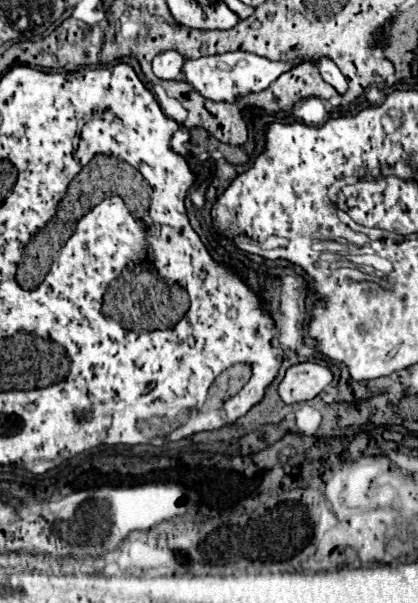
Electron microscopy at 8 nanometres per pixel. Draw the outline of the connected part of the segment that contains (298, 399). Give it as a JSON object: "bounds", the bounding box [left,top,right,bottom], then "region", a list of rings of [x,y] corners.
{"bounds":[278,363,332,403],"region":[[[320,363],[292,365],[278,385],[278,395],[284,403],[302,403],[314,399],[332,381],[332,373]]]}

